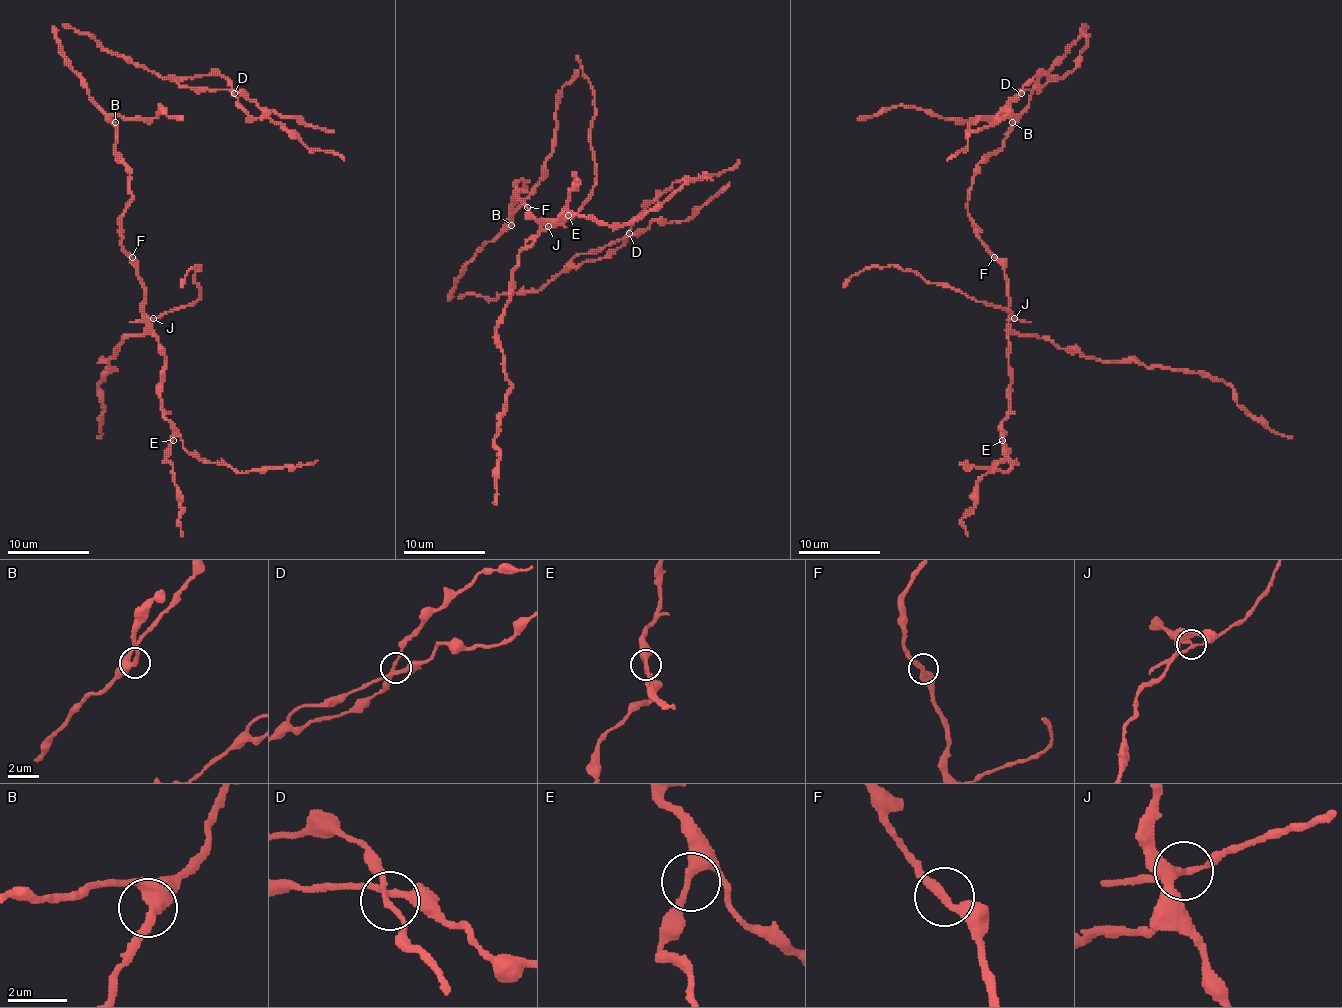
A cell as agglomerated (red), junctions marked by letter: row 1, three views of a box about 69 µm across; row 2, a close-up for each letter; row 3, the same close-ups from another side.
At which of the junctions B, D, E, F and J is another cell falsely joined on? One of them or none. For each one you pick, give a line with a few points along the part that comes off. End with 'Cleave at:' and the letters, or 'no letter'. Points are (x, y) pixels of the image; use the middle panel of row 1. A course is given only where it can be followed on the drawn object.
J: Course of the part to remove: (548, 227), (556, 227), (578, 211), (597, 176), (590, 139), (595, 101), (588, 78), (576, 56)
Cleave at: J

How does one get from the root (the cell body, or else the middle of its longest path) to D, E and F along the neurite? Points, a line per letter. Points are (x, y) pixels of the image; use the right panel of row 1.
D: (992, 153), (1002, 146), (1012, 120), (1029, 104), (1033, 85), (1084, 26), (1080, 63), (1061, 77), (1021, 93)
E: (992, 153), (978, 165), (968, 212), (976, 236), (1002, 267), (1008, 289), (1010, 408), (1002, 422), (1002, 440)
F: (992, 153), (978, 165), (968, 212), (976, 236), (994, 257)

